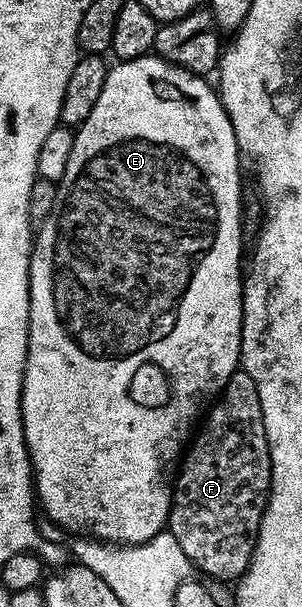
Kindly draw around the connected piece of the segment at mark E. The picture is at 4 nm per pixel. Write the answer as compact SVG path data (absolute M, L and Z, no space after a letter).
M156 54L140 56L134 60L122 60L114 63L108 69L106 81L103 85L99 100L95 102L91 114L76 129L74 145L71 147L70 157L67 158L66 170L57 184L57 197L53 212L46 218L40 229L35 232L33 251L29 257L29 353L25 363L25 381L21 391L21 421L25 431L25 445L29 451L29 463L33 465L33 483L35 496L39 501L39 508L49 515L48 519L66 533L85 534L90 528L92 535L102 542L115 545L142 544L155 534L166 531L169 523L169 507L173 501L173 481L175 469L183 456L183 449L190 443L191 433L194 431L193 419L200 417L201 403L205 396L220 397L225 391L225 384L233 372L238 371L241 362L241 297L243 295L243 260L241 264L241 160L243 153L237 147L235 130L231 126L231 118L221 104L218 89L209 85L210 81L204 76L196 76L171 62L161 59Z

